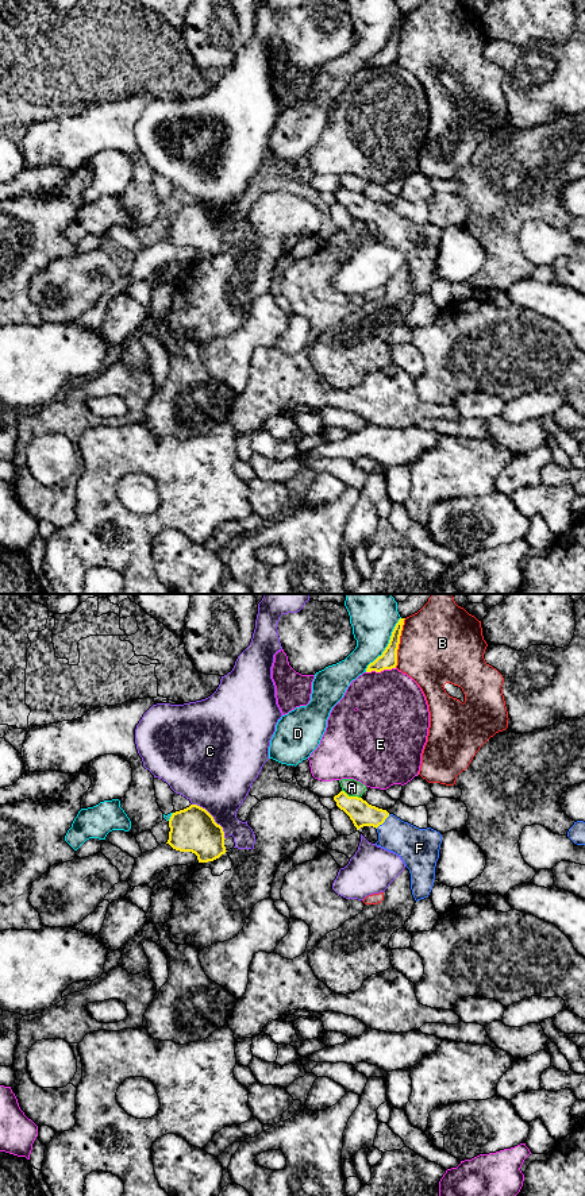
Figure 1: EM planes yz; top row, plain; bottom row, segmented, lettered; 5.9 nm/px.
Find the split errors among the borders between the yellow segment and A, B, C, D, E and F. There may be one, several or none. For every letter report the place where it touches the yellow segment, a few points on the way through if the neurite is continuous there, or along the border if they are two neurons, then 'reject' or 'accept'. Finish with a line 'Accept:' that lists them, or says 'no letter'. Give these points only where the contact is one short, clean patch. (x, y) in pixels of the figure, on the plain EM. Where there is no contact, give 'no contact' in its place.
A: yz (351, 192) | along yz (342, 185), (349, 191), (360, 193) | reject
B: yz (399, 38) | reject
C: yz (212, 213) | reject
D: yz (388, 41) | reject
E: yz (380, 66) | reject
F: yz (383, 218) | across yz (361, 208), (377, 212), (383, 218), (399, 232), (416, 242) | accept
Accept: F

